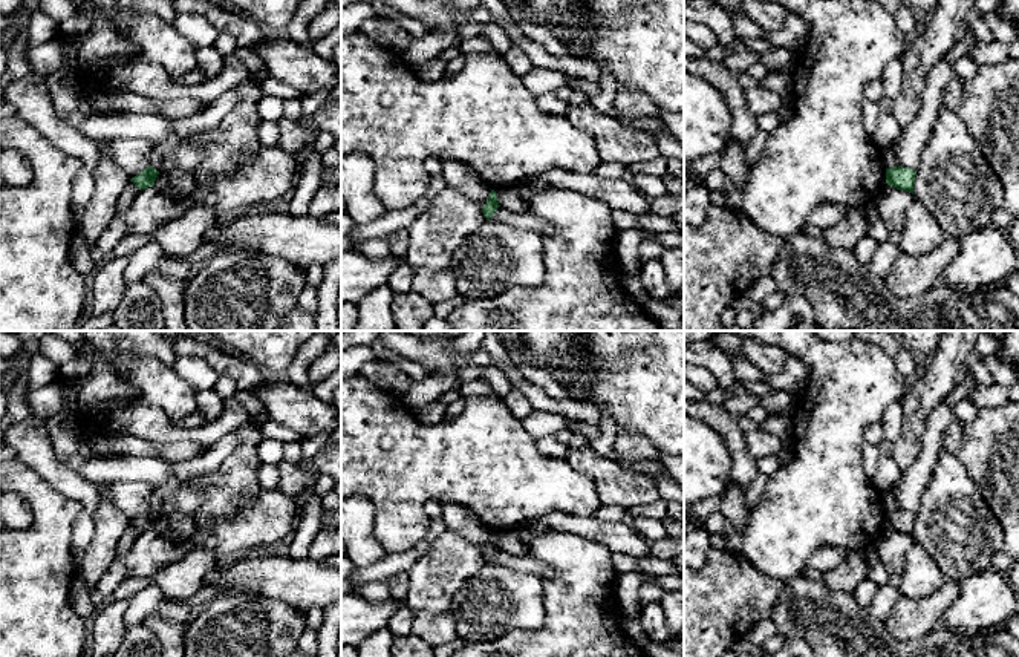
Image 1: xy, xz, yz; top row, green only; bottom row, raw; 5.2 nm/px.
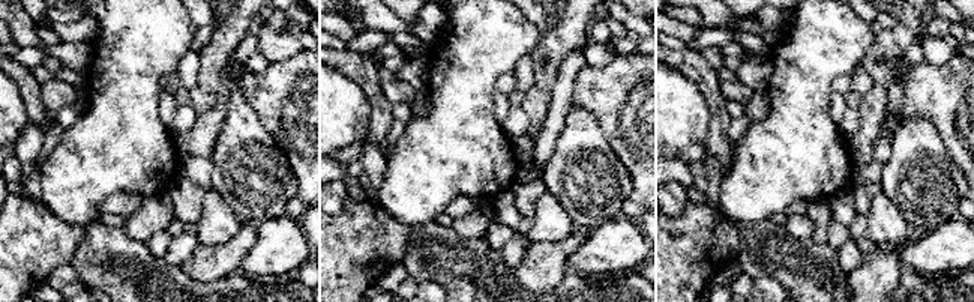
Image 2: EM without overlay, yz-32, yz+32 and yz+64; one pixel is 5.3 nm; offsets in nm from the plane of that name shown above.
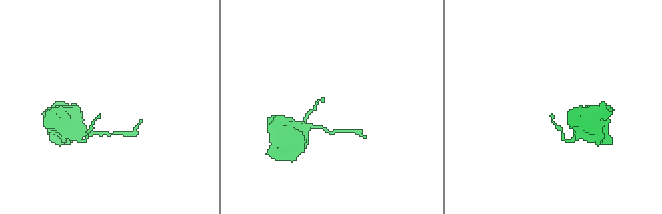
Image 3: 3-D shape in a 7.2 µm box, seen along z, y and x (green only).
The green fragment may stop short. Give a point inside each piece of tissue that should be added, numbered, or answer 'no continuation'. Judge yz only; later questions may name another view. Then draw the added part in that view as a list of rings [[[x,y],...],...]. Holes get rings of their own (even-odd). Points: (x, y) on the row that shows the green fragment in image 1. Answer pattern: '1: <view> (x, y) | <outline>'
no continuation

